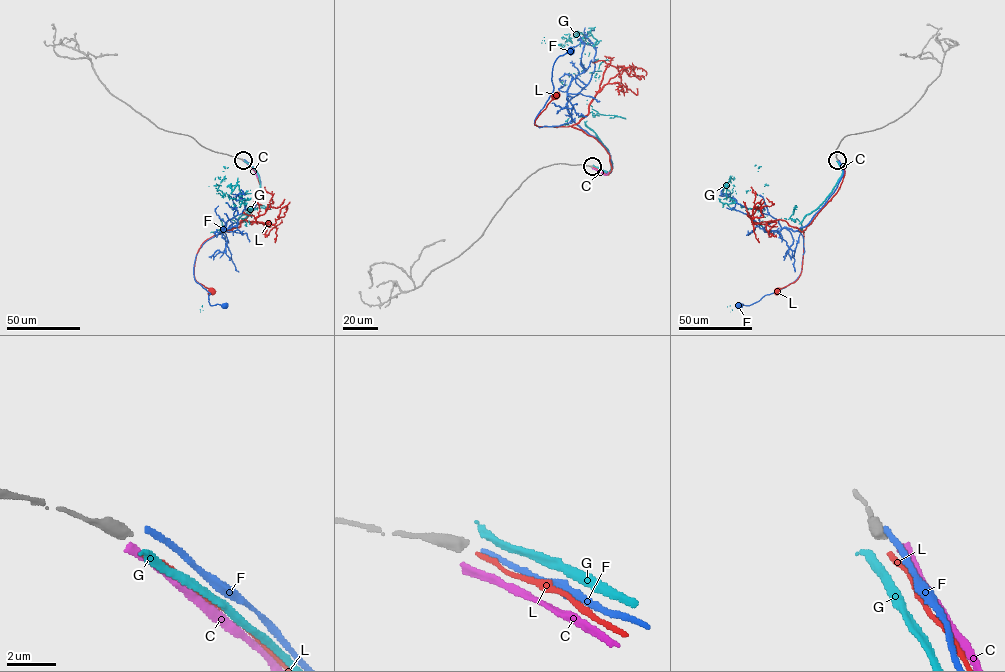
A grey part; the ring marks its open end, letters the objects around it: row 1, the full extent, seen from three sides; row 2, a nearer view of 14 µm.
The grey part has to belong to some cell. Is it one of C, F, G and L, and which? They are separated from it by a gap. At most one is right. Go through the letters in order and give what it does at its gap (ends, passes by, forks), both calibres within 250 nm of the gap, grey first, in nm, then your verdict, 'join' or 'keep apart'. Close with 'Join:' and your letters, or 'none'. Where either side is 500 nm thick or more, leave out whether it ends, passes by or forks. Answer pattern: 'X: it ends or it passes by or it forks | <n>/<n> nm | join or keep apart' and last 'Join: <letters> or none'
C: it ends | 440/340 nm | keep apart
F: it ends | 440/220 nm | keep apart
G: it ends | 440/320 nm | keep apart
L: it ends | 440/190 nm | join
Join: L

